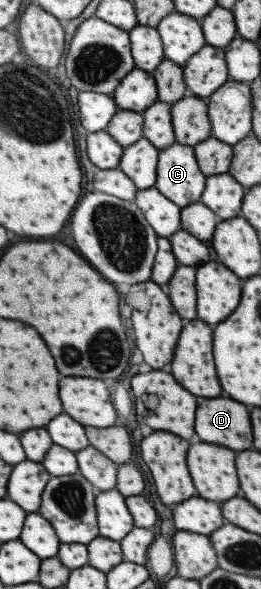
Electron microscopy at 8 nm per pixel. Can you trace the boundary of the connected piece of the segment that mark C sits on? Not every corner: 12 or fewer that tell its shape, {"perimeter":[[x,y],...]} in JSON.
{"perimeter":[[192,146],[158,151],[154,187],[184,208],[205,176]]}

